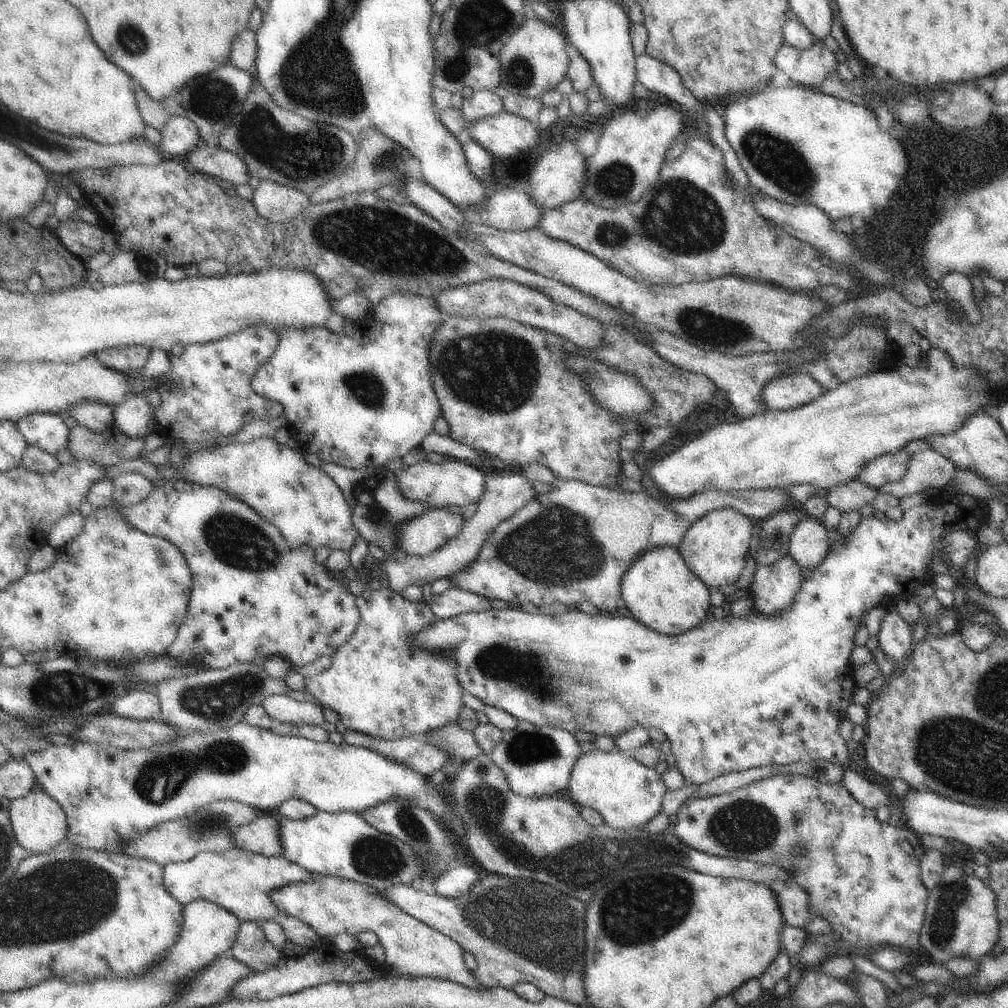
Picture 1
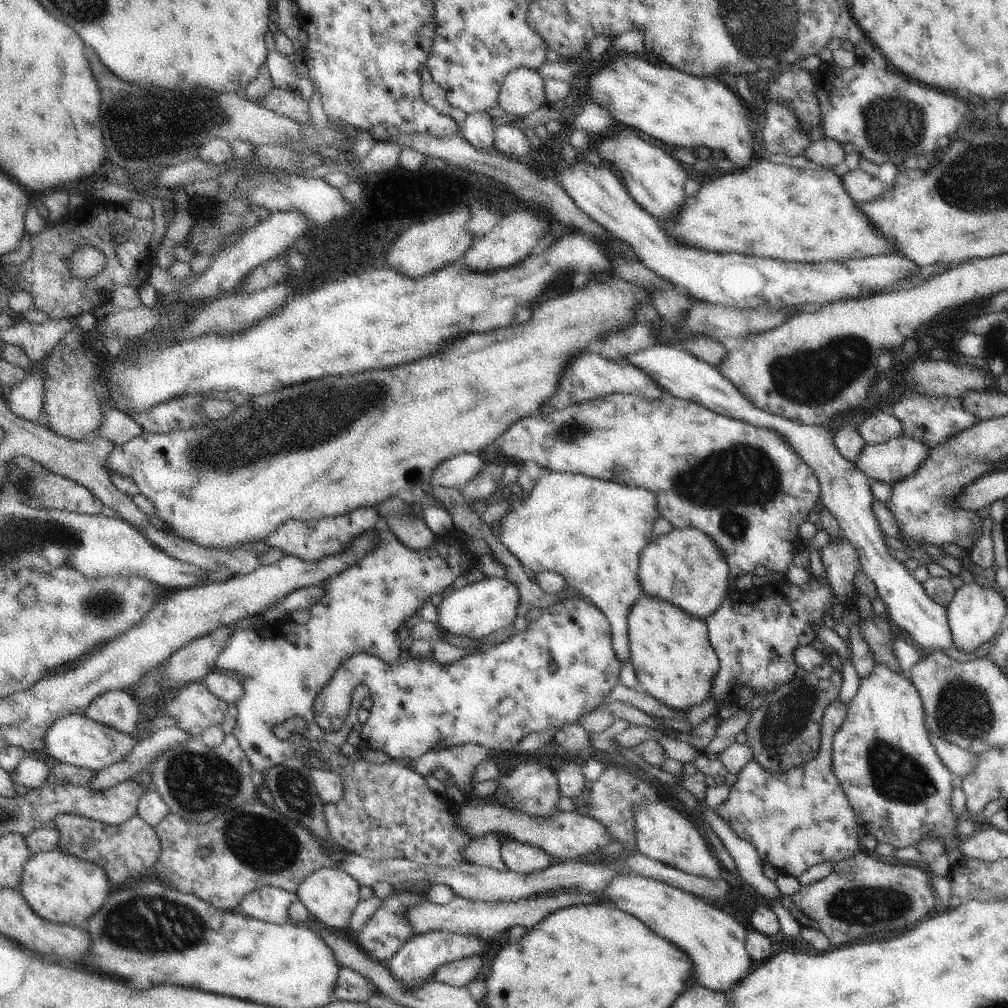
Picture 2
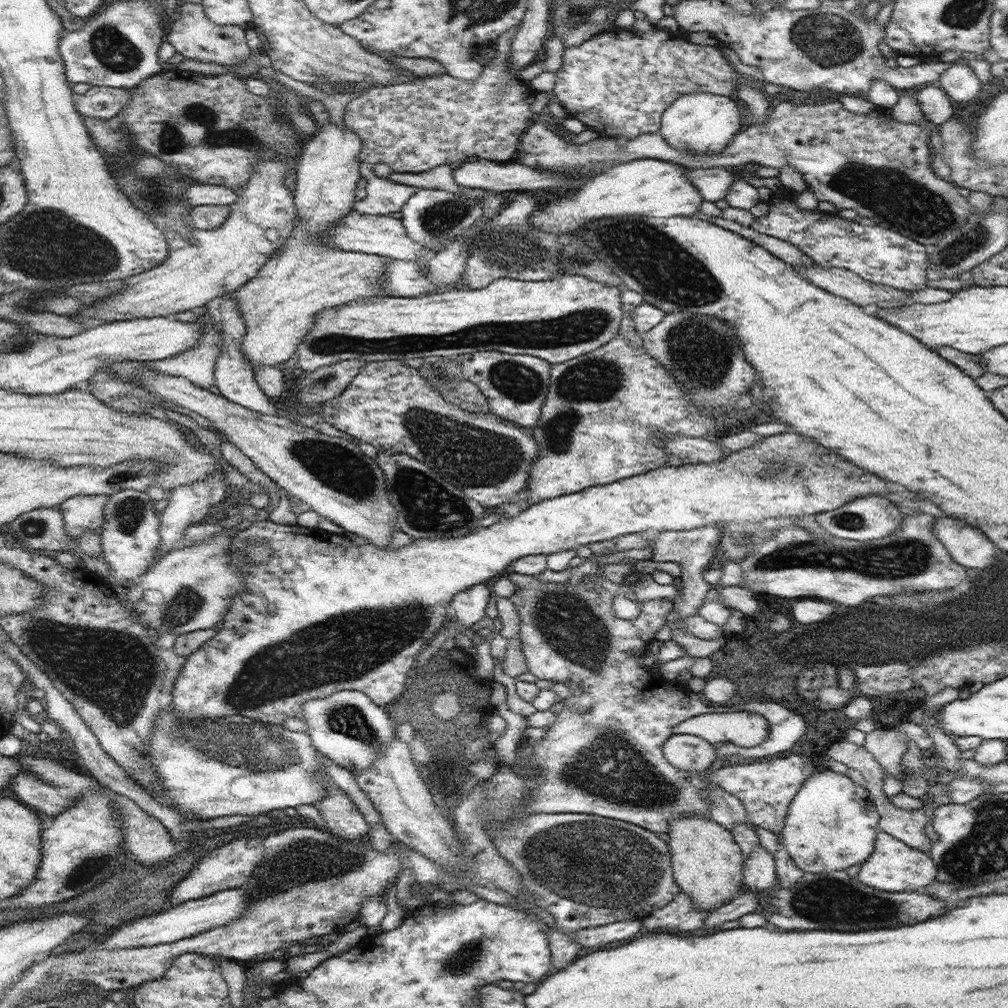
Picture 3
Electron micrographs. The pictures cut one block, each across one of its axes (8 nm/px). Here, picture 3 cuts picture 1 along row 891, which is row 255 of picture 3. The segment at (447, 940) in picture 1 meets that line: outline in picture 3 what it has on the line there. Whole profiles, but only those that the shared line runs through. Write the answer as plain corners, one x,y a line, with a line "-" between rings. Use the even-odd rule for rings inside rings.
328,121
328,124
318,125
318,127
314,135
305,138
298,160
298,178
293,201
300,217
300,224
294,226
292,236
286,240
286,245
282,246
276,254
272,254
258,273
234,292
238,310
240,310
239,316
246,325
246,335
240,343
240,348
253,367
276,366
280,362
293,358
304,335
314,327
314,316
318,311
336,307
348,301
388,295
382,294
384,291
382,275
390,263
390,257
338,250
338,248
328,248
324,244
326,229
330,229
334,222
354,209
356,184
361,178
359,156
362,139
345,122
342,126
338,126

